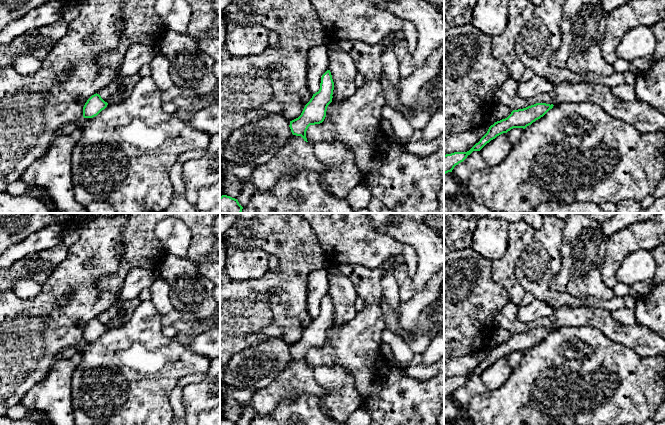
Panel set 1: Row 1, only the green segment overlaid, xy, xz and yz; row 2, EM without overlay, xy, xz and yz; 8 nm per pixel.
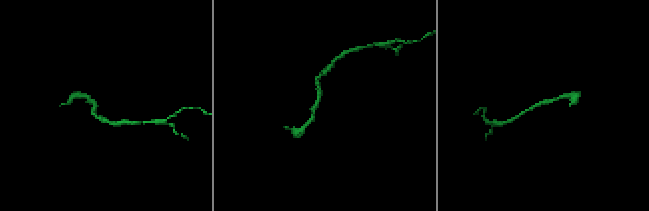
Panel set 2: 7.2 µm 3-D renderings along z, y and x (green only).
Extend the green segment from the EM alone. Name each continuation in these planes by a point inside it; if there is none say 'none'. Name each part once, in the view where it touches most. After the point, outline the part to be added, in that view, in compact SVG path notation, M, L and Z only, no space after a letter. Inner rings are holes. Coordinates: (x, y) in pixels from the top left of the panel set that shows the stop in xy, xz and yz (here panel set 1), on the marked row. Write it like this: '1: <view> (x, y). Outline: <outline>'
none

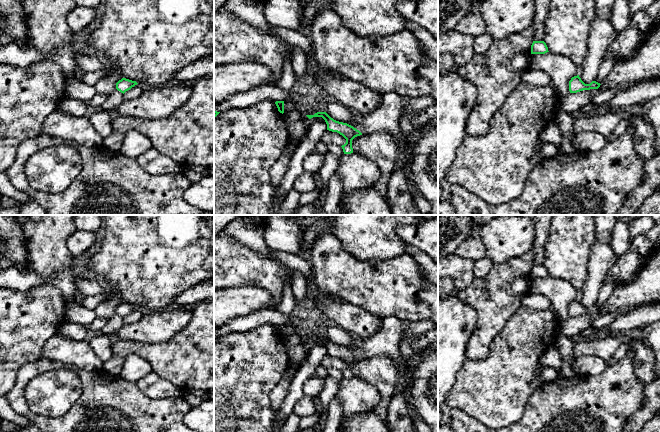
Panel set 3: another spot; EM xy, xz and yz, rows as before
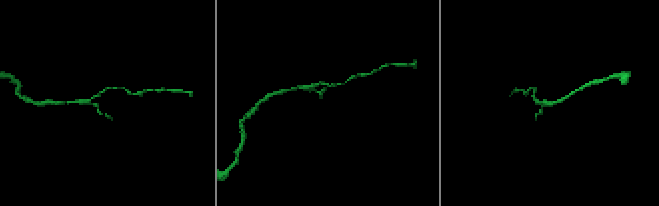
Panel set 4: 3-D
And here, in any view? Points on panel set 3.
none

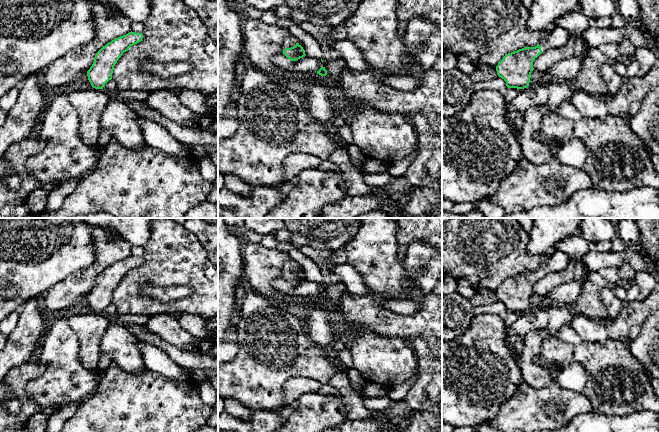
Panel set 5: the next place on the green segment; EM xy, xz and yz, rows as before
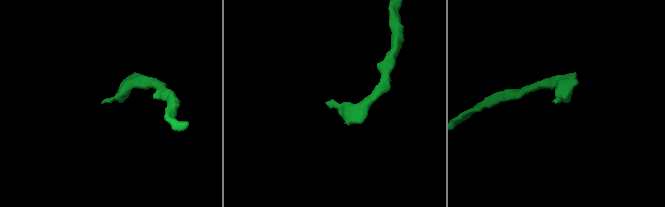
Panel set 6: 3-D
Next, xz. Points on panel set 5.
1: xz (291, 41). Outline: M291 35L290 37L287 37L283 40L282 47L284 49L291 48L295 46L297 42L298 42L298 39L295 36Z

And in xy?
none

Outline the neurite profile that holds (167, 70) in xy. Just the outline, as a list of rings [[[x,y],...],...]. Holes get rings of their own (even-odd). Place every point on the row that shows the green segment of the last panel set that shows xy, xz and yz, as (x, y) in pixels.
[[[147,61],[143,65],[143,70],[147,73],[157,75],[161,78],[169,78],[189,72],[192,70],[192,65],[188,62],[164,64],[155,61]]]

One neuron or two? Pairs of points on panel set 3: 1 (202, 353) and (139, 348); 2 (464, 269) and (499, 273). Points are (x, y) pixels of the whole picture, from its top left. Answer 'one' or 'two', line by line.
1: one
2: two

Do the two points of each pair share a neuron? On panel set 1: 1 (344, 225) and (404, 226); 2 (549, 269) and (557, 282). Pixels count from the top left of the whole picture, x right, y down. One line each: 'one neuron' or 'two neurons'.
1: two neurons
2: two neurons

